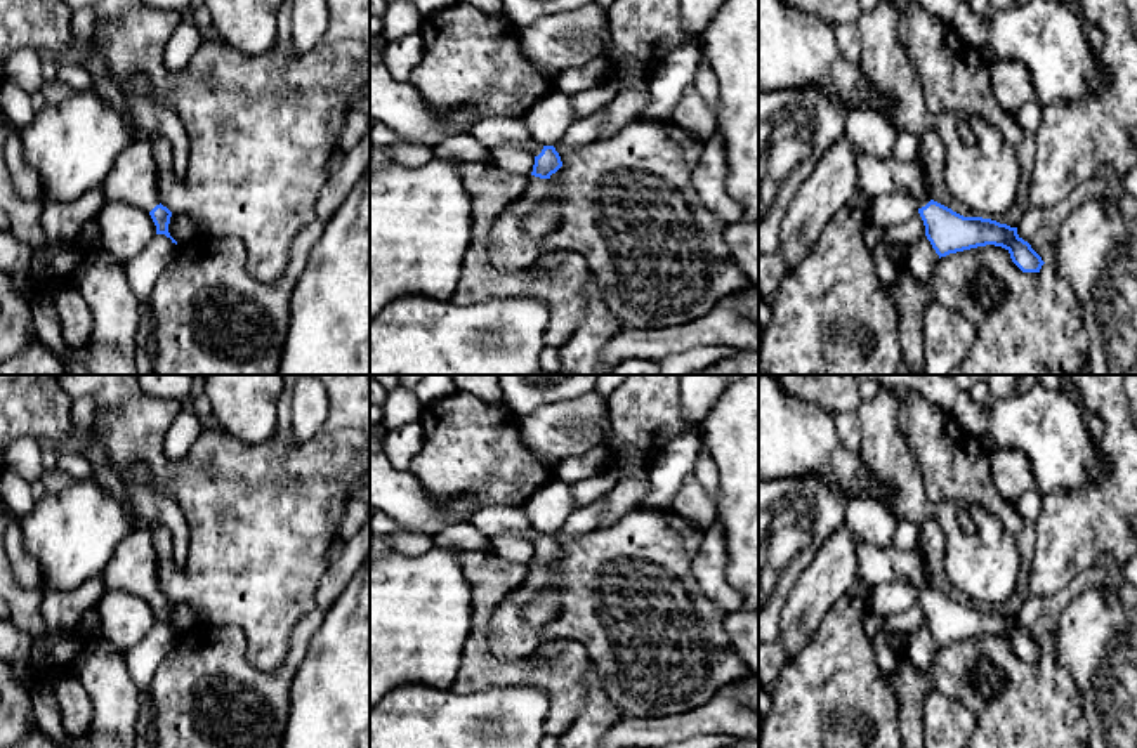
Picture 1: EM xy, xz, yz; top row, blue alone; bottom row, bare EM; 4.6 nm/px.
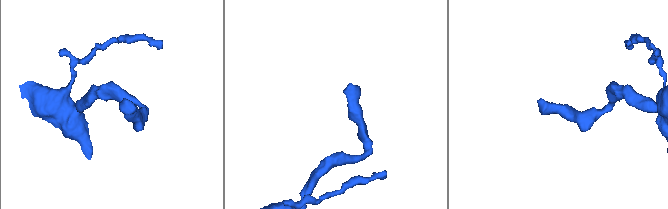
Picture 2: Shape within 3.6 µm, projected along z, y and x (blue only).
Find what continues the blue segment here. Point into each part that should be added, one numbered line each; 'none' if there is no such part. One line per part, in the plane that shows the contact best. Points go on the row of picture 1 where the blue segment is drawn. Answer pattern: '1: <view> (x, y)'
1: xz (492, 131)

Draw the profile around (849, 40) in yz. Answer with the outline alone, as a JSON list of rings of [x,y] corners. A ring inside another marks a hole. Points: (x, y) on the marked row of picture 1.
[[[831,24],[840,54],[851,62],[861,62],[864,50],[863,36],[856,24]]]

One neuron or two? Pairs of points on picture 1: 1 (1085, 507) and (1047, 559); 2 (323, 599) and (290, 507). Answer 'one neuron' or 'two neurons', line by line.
1: one neuron
2: two neurons

